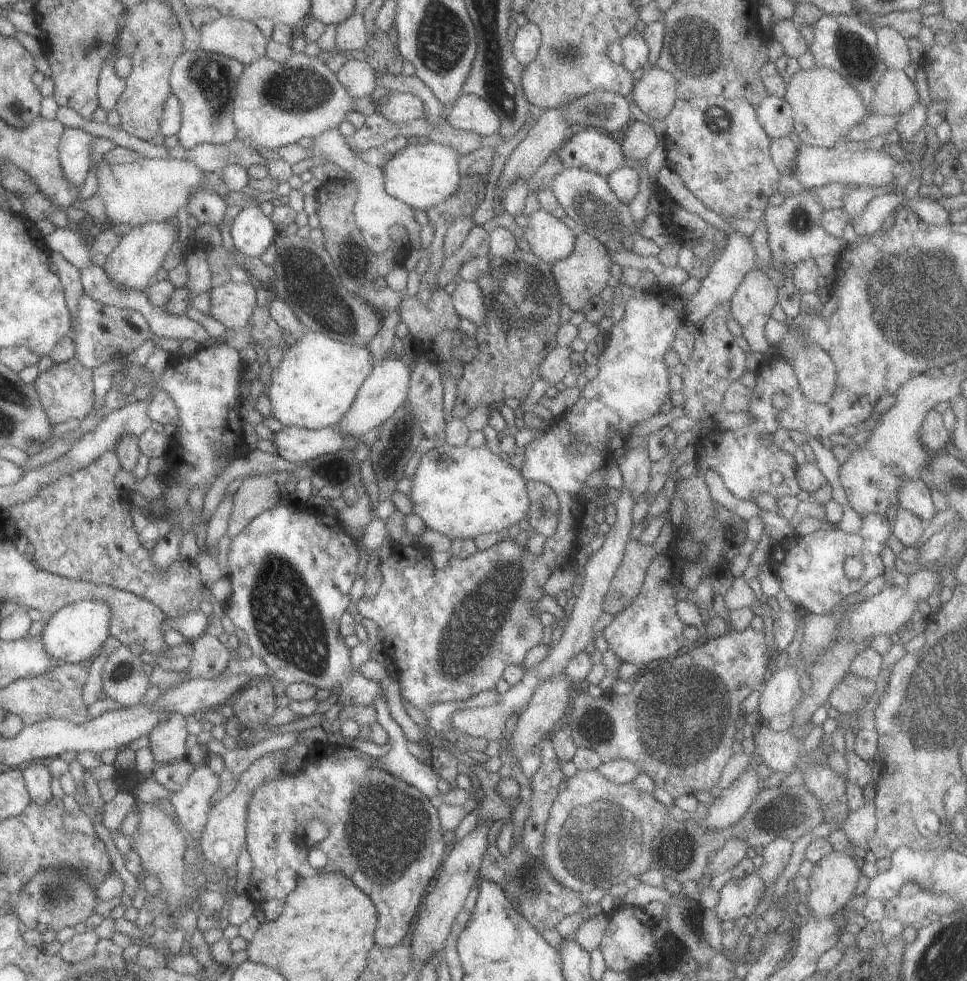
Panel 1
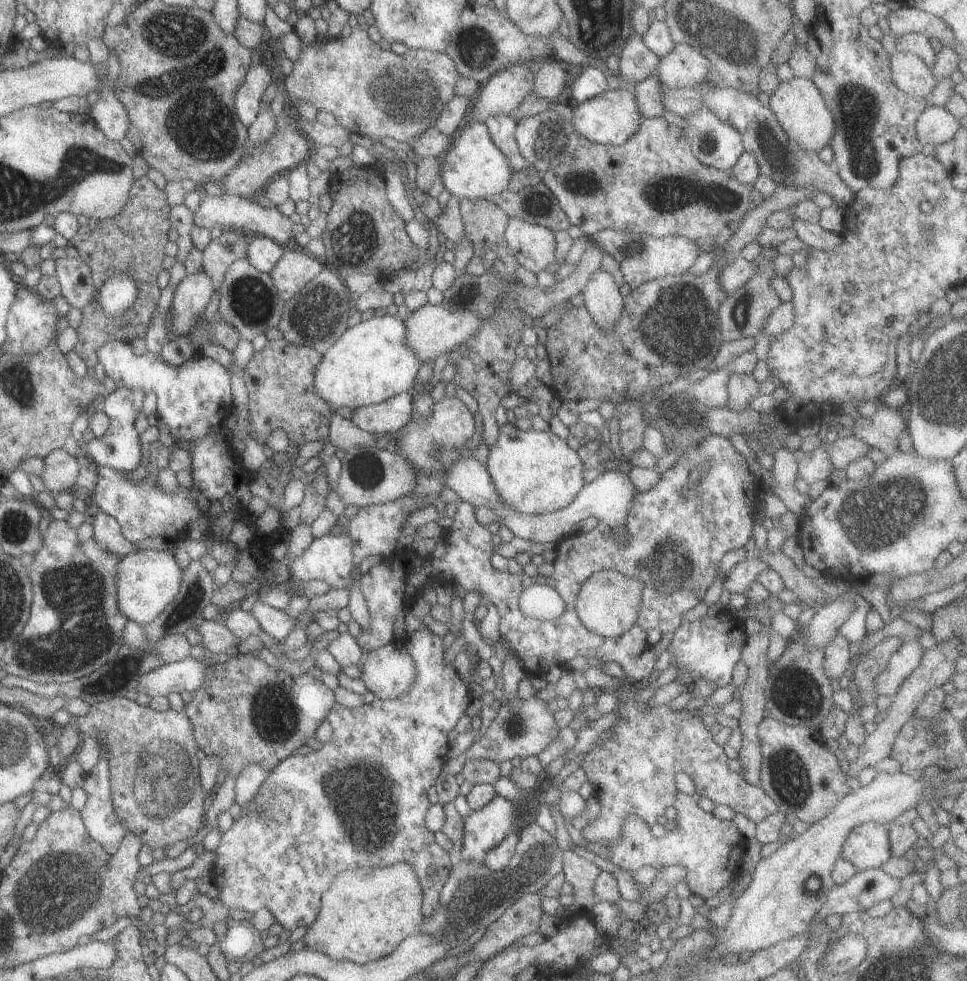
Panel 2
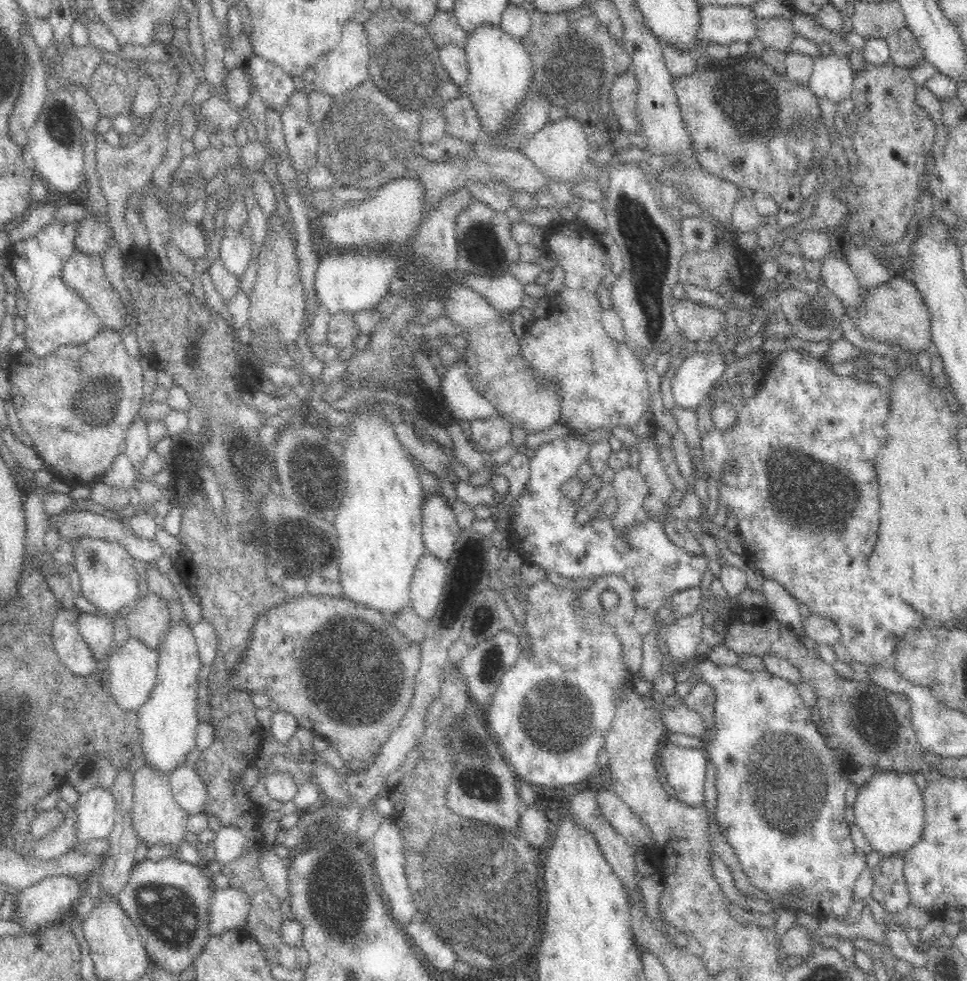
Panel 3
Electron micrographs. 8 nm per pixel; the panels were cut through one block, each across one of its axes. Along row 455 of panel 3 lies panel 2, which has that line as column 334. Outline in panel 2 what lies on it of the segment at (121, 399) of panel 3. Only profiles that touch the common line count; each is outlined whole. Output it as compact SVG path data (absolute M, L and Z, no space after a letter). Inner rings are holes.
M362 23L351 28L349 36L338 35L311 44L300 44L299 55L293 61L291 72L284 76L285 93L291 107L307 103L317 113L324 111L333 115L336 125L345 128L353 138L360 141L377 141L390 138L394 141L411 141L432 127L443 106L454 96L454 87L460 75L453 60L443 52L428 49L409 49L403 55L381 48L367 35L367 27Z

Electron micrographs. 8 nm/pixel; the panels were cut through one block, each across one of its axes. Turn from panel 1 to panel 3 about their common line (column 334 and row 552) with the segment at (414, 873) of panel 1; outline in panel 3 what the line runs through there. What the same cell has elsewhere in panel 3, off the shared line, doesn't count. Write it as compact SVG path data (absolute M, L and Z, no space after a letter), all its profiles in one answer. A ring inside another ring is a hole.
M788 349L781 351L777 361L772 365L766 375L762 376L761 384L755 396L743 398L734 396L728 398L728 402L734 405L740 415L740 424L734 432L730 434L719 434L711 422L711 409L713 403L710 403L707 396L705 400L695 409L697 413L697 431L701 438L701 447L703 451L703 471L706 478L717 483L718 504L726 507L726 512L732 512L739 523L737 532L742 535L745 542L745 551L742 557L742 563L751 566L760 571L764 578L771 578L781 584L793 597L796 602L802 602L808 606L811 614L818 615L820 618L831 620L840 629L841 642L846 647L848 656L852 660L866 664L866 666L878 666L880 663L892 661L895 654L895 648L903 643L905 636L910 631L923 631L932 625L932 622L925 618L923 614L916 612L909 604L906 604L900 597L890 598L891 595L882 592L882 586L877 586L868 576L868 562L876 540L878 540L878 526L880 526L880 500L878 500L878 482L876 482L876 456L884 448L886 441L883 428L884 418L889 414L888 394L884 389L879 389L869 381L859 382L852 377L835 373L826 362L812 357L805 350Z

